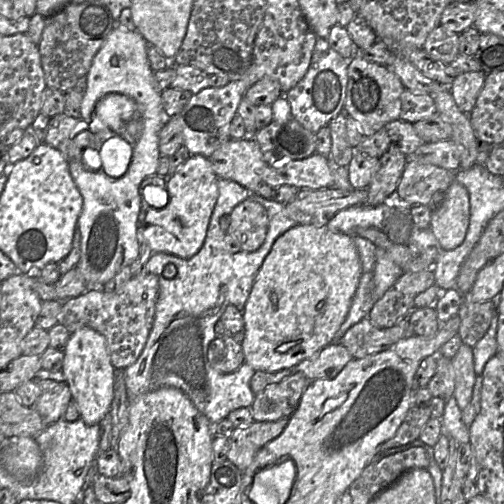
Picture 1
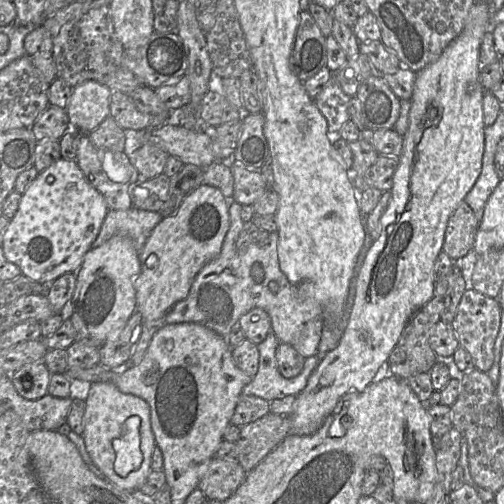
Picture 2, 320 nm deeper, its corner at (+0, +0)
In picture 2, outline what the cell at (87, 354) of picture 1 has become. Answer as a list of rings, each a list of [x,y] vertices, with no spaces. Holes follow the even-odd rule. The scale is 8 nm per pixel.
[[[94,382],[86,399],[84,431],[82,434],[93,463],[118,488],[129,492],[139,491],[152,472],[152,455],[157,447],[151,425],[151,408],[142,397],[121,392],[111,382]]]

